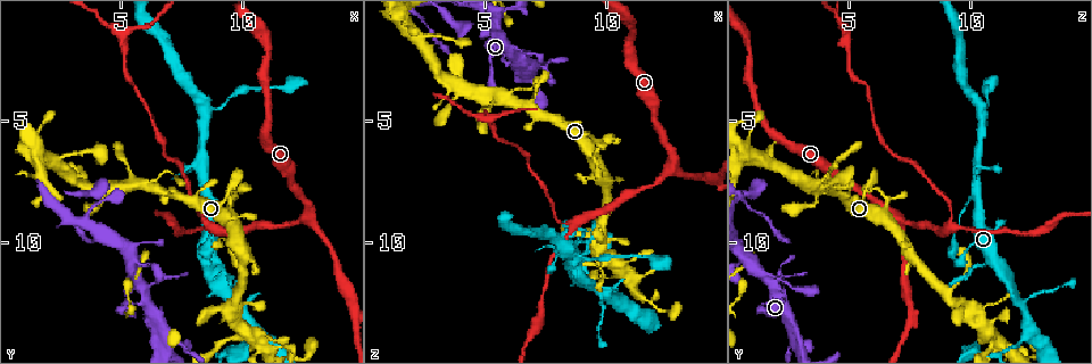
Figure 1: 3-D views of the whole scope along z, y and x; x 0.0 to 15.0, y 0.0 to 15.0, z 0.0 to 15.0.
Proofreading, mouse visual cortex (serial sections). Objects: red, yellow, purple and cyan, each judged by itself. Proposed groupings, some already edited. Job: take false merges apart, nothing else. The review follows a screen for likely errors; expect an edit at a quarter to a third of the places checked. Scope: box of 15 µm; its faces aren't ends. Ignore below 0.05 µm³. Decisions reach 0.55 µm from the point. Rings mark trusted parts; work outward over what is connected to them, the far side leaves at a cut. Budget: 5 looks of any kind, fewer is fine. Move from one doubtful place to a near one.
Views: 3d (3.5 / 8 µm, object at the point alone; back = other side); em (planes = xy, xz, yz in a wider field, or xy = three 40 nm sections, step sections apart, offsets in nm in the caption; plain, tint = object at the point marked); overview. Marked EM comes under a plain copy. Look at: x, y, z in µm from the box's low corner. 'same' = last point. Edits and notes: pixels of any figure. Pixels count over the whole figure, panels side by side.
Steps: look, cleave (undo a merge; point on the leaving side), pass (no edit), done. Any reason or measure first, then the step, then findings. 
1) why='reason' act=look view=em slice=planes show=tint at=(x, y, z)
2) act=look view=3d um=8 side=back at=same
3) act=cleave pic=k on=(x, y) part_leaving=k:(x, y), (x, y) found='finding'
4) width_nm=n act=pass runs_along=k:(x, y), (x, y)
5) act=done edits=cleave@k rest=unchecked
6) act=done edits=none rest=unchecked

why='thick turns thin' act=look view=3d um=3.5 at=(9.2, 10.9, 10.6)

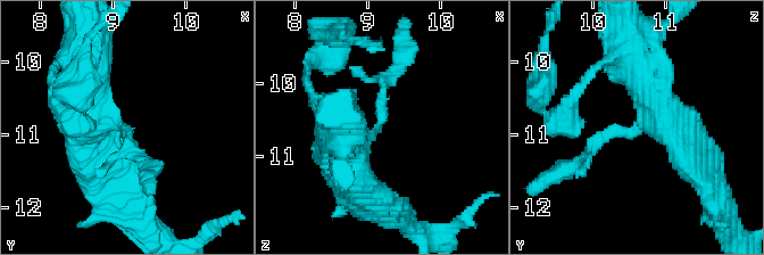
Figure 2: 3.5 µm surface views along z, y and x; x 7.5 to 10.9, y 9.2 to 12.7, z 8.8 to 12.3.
arm_widths_nm=150,500 act=look view=em slice=planes show=tint at=(9.20, 11.00, 10.55)

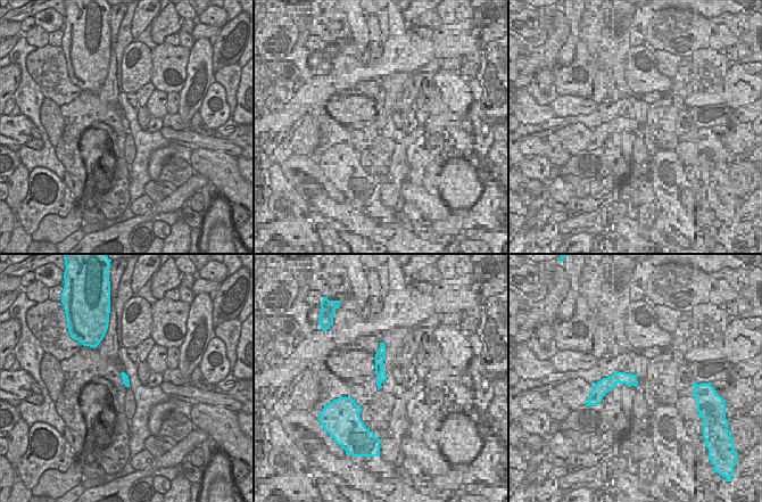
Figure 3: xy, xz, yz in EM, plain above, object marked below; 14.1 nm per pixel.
width_nm=100 act=cleave pic=2 on=(596, 138) part_leaving=2:(632, 132), (612, 129), (550, 174) found='two cells meet here'

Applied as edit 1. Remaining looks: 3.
why='see it whole again' act=look view=overview

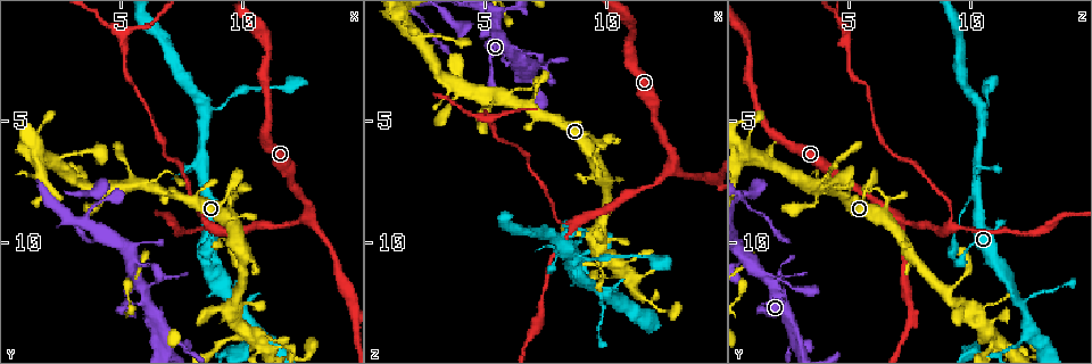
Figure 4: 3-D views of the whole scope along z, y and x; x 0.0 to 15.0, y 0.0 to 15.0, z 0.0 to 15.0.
why='narrows sharply' act=look view=3d um=8 at=(9.6, 7.7, 5.7)

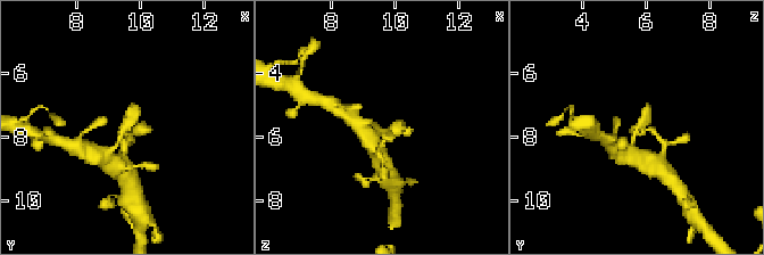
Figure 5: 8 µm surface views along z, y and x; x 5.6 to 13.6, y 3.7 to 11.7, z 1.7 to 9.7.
why='closer look' act=look view=3d um=3.5 side=back at=(9.5, 7.7, 5.8)

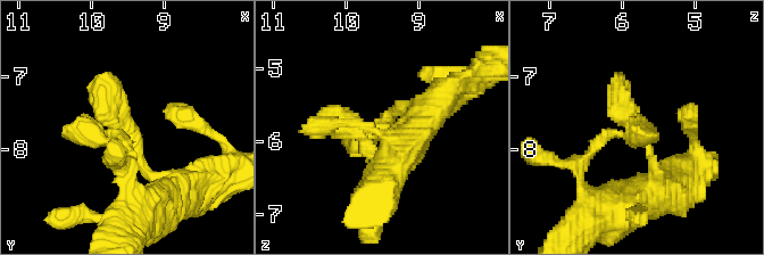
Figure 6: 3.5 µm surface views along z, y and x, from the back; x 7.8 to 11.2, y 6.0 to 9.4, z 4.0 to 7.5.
act=pass runs_along=6:(171, 194), (104, 106), (107, 72) found='all the same cell'

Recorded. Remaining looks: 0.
act=done edits=cleave@2 rest=unchecked

